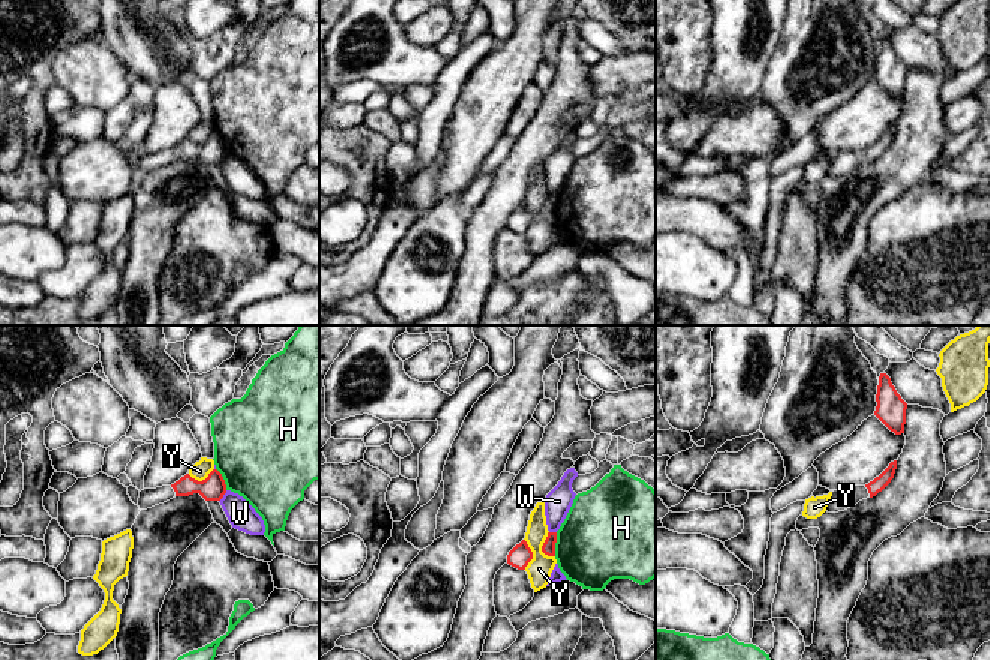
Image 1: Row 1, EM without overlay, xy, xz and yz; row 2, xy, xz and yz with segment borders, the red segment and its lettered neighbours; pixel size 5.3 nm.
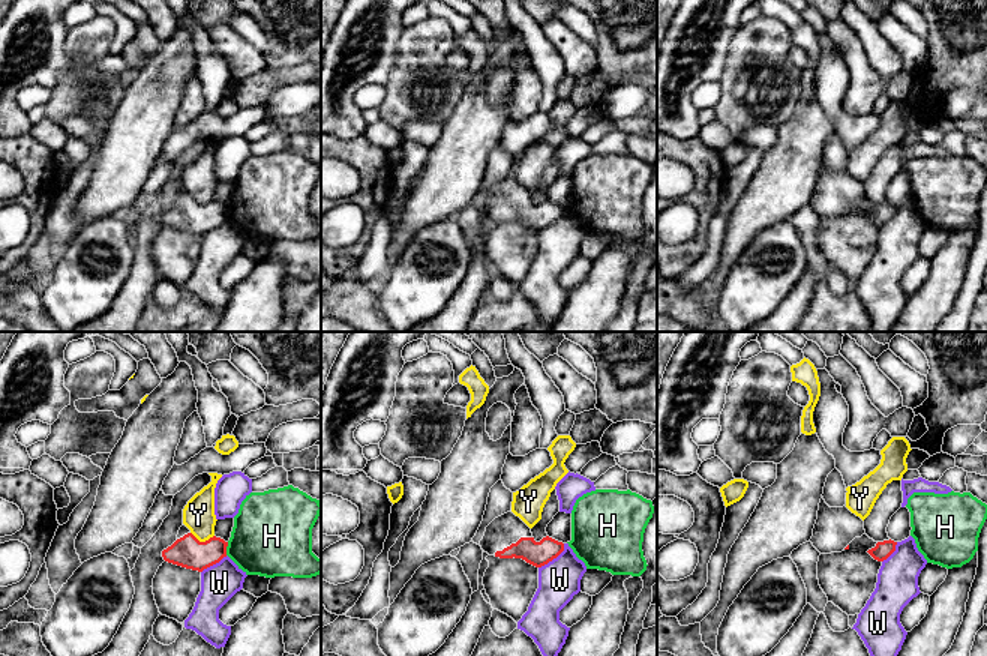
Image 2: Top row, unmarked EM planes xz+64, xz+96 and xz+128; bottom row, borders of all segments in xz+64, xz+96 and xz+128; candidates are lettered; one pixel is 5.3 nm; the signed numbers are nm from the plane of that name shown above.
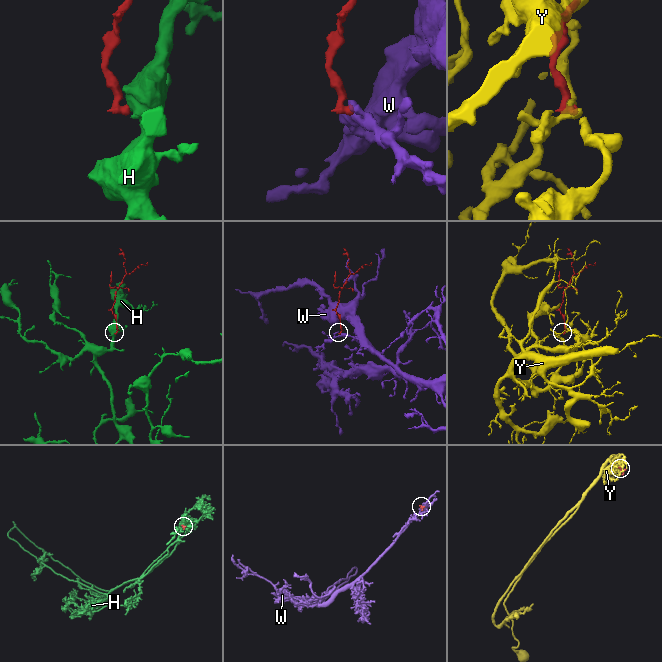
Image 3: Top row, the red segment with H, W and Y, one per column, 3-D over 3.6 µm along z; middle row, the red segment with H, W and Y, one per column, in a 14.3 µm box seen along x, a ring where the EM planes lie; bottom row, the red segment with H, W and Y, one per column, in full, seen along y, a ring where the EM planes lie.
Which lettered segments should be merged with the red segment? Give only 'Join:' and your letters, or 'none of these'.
Join: none of these

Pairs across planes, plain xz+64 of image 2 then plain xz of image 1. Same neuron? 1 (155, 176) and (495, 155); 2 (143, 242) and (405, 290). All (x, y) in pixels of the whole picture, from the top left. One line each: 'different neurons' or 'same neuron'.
1: different neurons
2: different neurons

